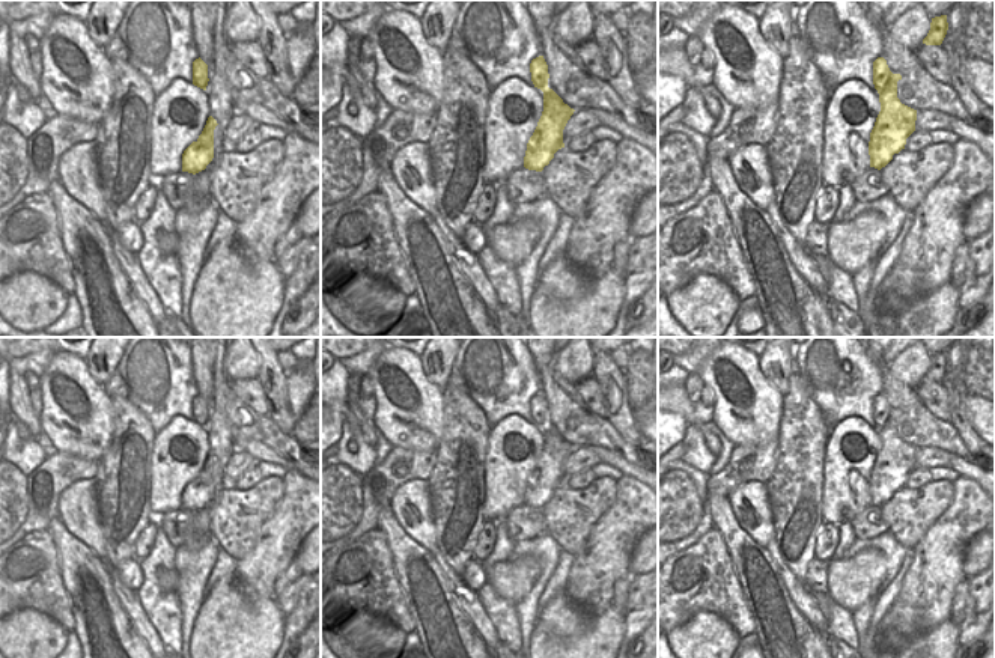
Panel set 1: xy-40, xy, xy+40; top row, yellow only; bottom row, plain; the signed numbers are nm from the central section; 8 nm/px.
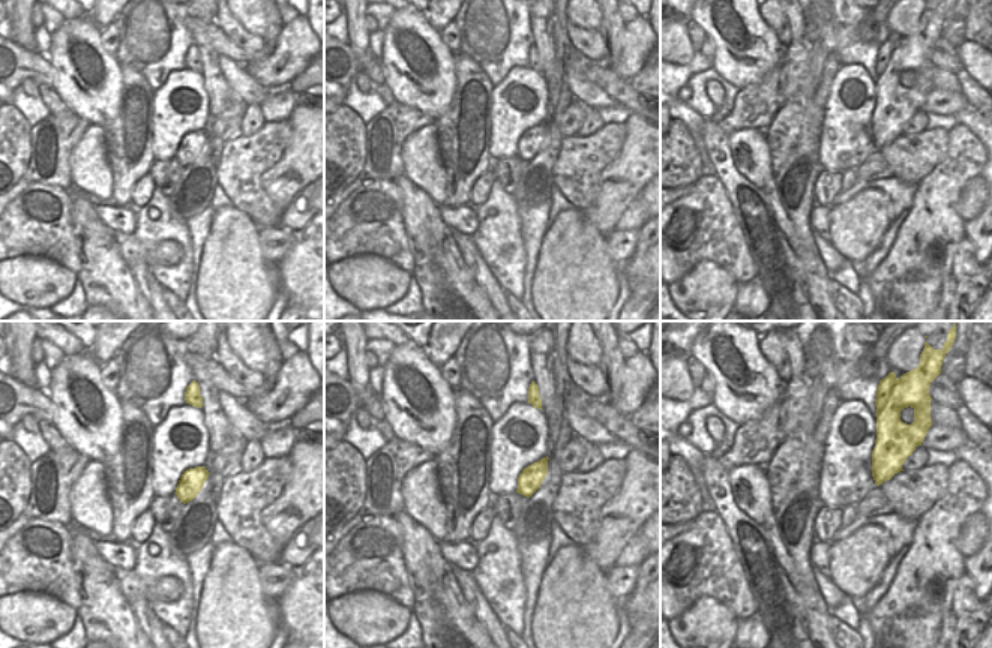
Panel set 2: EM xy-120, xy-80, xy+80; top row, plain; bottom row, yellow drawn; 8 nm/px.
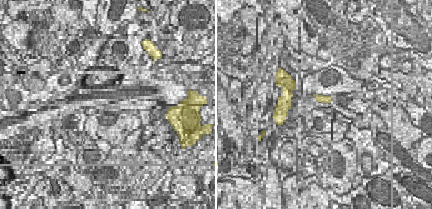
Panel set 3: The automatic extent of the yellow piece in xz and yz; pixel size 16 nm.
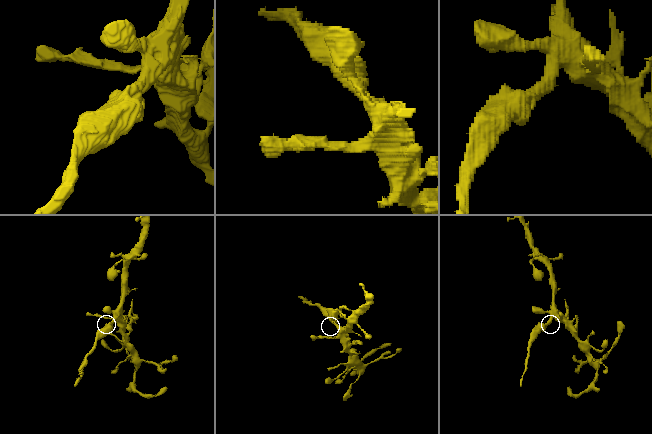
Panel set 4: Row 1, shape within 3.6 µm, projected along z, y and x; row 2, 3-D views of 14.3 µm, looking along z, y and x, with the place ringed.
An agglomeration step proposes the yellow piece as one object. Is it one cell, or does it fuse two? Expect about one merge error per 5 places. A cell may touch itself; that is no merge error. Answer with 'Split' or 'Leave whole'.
Split

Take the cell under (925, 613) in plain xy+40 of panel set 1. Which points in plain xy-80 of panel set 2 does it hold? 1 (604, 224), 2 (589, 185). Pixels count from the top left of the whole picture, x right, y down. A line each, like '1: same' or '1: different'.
1: same
2: different

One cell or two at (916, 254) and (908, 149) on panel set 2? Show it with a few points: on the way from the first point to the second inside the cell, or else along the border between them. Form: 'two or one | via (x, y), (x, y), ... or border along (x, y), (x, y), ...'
two | border along (941, 159), (917, 186)

